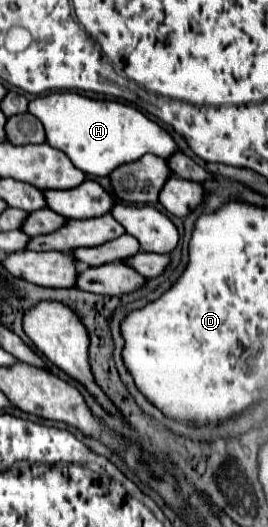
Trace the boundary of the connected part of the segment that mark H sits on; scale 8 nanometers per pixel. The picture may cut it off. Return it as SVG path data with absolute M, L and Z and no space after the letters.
M52 93L30 101L28 111L42 121L46 143L64 151L80 171L92 177L106 177L116 167L138 161L146 153L168 159L180 151L166 129L136 107L117 100L90 99L80 93Z

